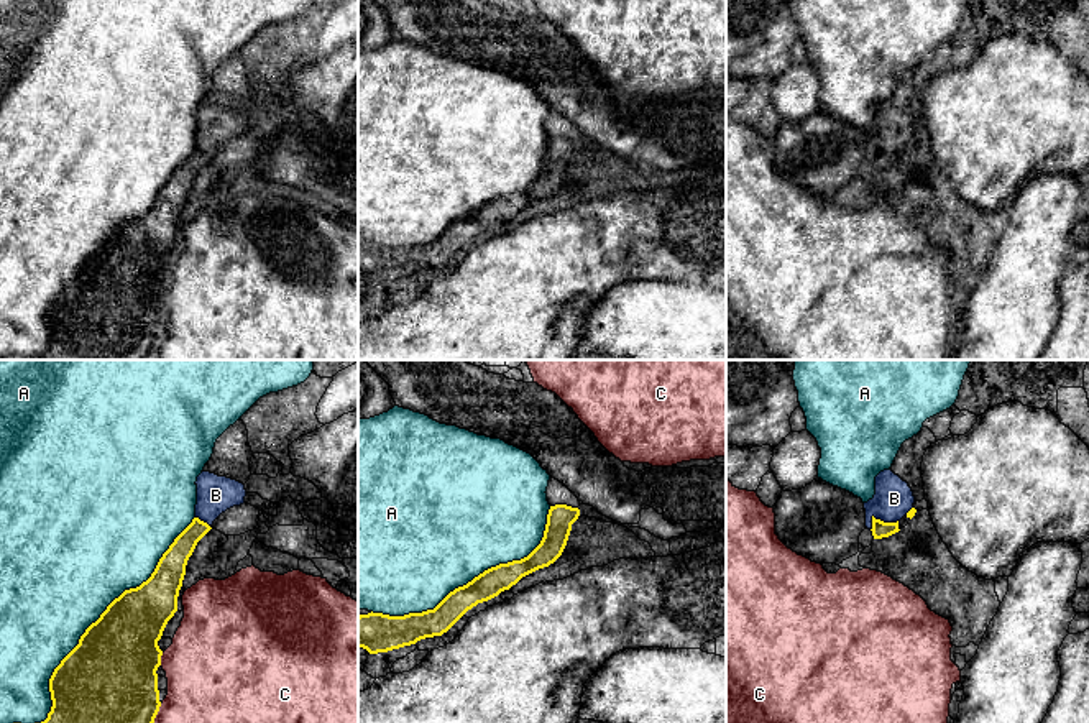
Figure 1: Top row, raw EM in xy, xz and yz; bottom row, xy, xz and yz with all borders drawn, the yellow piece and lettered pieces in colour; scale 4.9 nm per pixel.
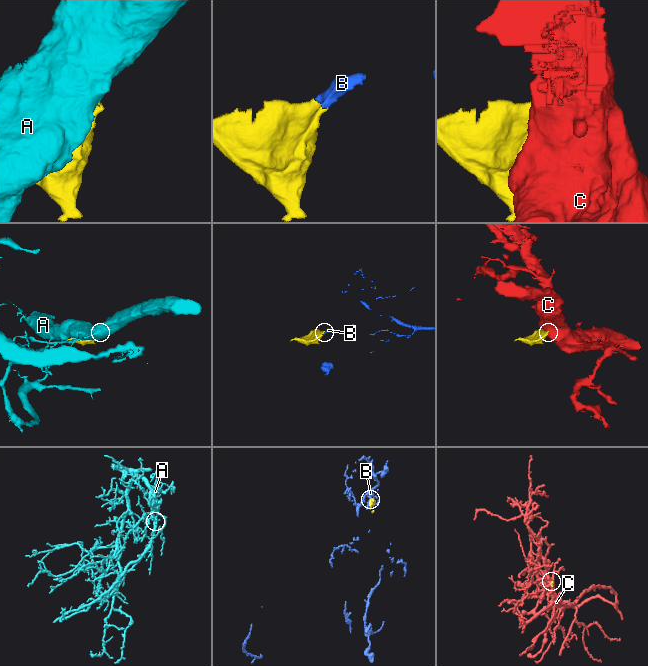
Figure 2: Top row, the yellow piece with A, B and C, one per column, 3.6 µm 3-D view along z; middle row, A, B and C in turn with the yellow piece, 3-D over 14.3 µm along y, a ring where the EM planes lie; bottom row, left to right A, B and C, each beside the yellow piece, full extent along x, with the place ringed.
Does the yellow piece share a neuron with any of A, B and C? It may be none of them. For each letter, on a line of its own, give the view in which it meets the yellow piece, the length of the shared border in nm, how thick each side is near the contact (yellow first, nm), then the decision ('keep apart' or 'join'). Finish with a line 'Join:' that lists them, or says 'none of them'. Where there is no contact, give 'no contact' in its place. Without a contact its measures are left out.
A: xy | 1250 nm | 400/500 nm | keep apart
B: yz | 140 nm | 80/190 nm | join
C: xy | 70 nm | 440/440 nm | keep apart
Join: B

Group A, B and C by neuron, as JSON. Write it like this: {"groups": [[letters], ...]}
{"groups": [["A"], ["B"], ["C"]]}

